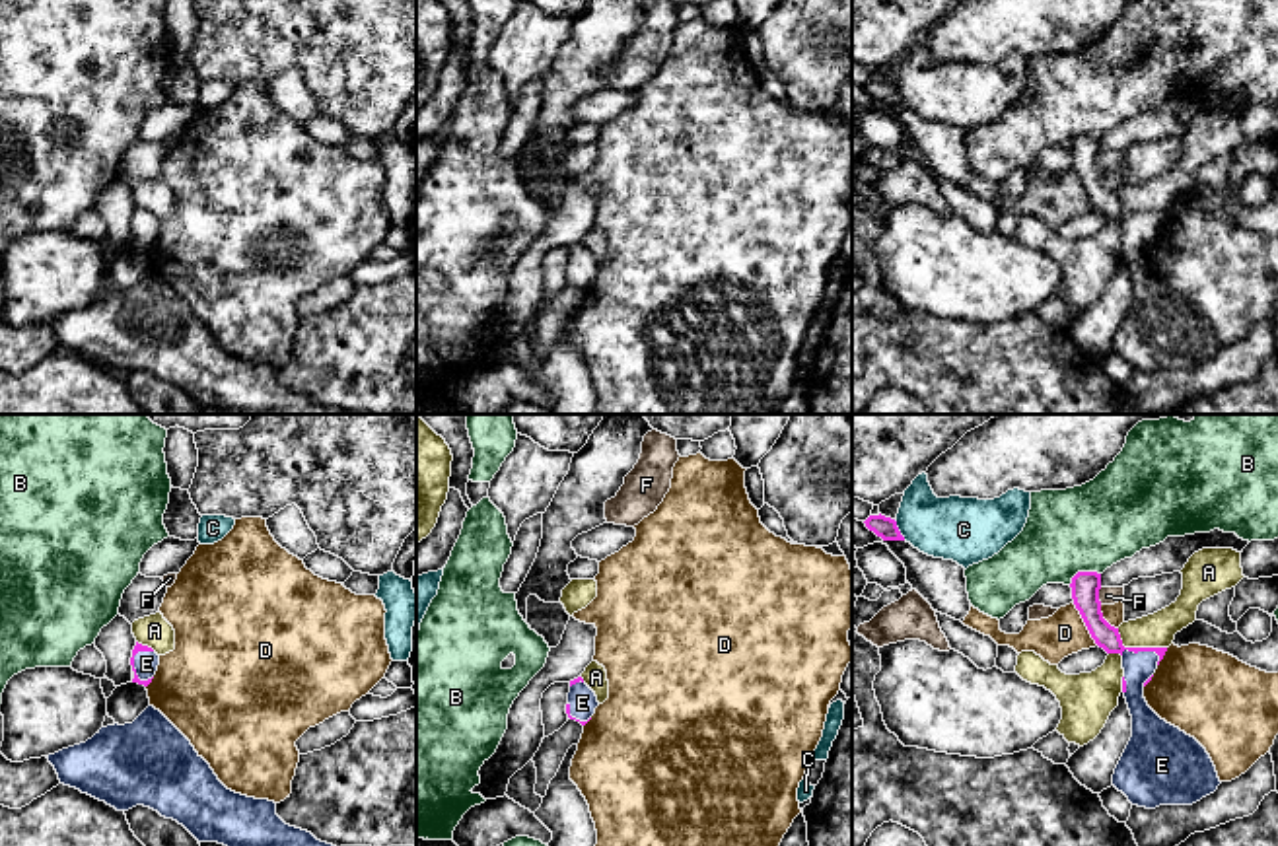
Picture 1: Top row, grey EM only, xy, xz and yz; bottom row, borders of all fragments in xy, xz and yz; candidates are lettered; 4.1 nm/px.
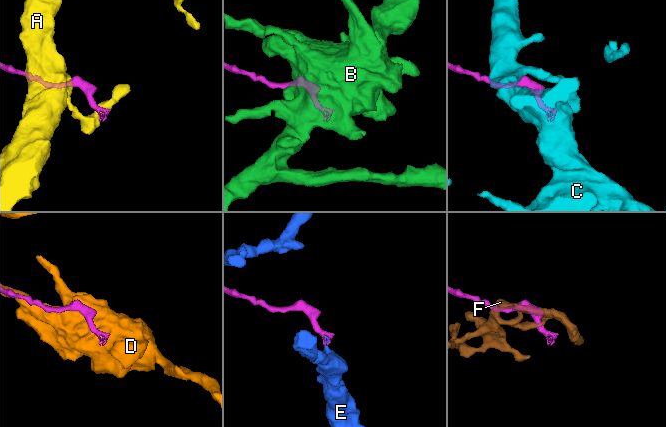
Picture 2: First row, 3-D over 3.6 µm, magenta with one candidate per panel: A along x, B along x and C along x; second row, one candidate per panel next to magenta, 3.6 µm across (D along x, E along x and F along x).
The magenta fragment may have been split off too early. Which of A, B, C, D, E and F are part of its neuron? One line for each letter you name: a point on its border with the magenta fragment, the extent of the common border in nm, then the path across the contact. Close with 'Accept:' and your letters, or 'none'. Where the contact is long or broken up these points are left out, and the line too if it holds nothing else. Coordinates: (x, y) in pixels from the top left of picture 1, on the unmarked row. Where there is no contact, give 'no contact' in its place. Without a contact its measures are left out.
E: meets magenta in xy at (133, 224); contact 140 nm long; runs through xy (139, 211), (133, 224), (146, 228)
Accept: E

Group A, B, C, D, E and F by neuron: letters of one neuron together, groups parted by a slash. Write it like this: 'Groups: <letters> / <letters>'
Groups: A / B / C / D / E / F

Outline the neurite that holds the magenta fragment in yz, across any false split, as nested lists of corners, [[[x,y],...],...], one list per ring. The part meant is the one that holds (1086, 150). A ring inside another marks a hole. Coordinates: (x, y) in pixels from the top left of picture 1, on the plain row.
[[[1078,136],[1072,142],[1070,152],[1074,169],[1095,208],[1107,218],[1122,220],[1122,257],[1132,280],[1132,301],[1115,333],[1113,350],[1122,356],[1132,370],[1146,373],[1155,373],[1159,370],[1192,370],[1214,358],[1222,346],[1206,313],[1194,301],[1161,284],[1144,263],[1144,251],[1152,245],[1167,212],[1122,210],[1118,193],[1111,191],[1101,177],[1101,138]]]

